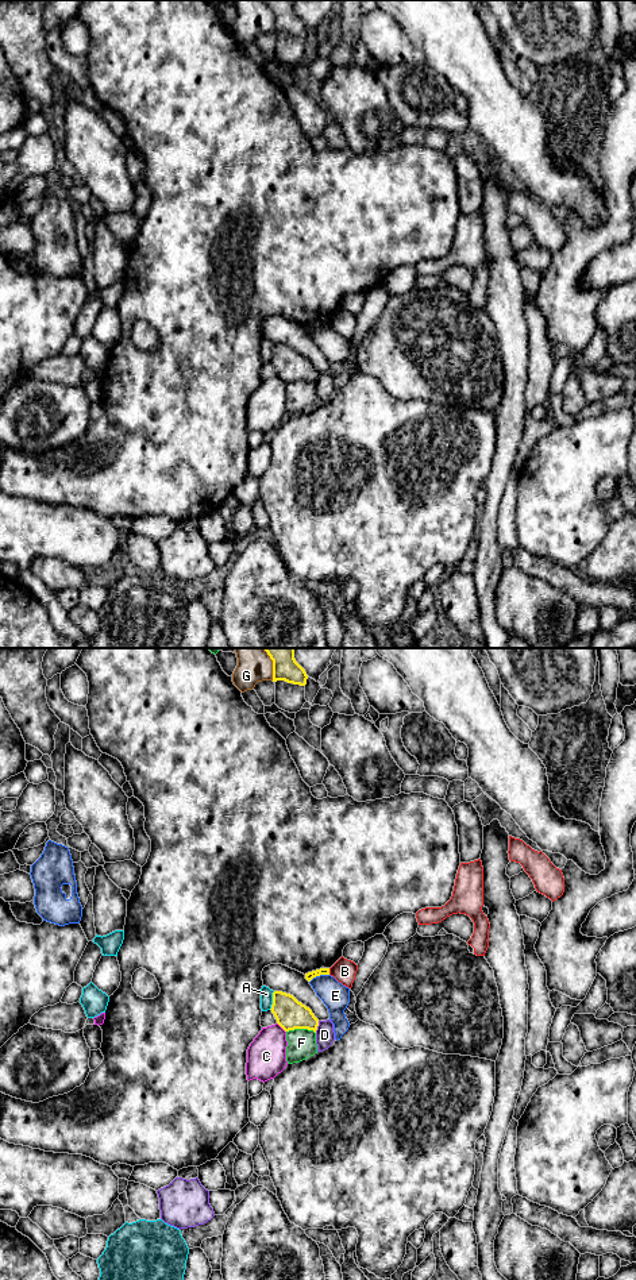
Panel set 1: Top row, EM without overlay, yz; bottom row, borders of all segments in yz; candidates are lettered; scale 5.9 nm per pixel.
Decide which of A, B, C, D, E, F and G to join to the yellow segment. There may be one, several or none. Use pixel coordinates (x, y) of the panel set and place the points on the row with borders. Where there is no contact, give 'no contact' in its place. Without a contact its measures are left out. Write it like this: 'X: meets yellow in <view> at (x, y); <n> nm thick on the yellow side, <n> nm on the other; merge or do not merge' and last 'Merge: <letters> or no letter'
A: meets yellow in yz at (273, 1001); 180 nm thick on the yellow side, 80 nm on the other; do not merge
B: meets yellow in yz at (328, 971); 50 nm thick on the yellow side, 140 nm on the other; do not merge
C: meets yellow in yz at (281, 1026); 180 nm thick on the yellow side, 240 nm on the other; do not merge
D: meets yellow in yz at (318, 1025); 180 nm thick on the yellow side, 110 nm on the other; do not merge
E: meets yellow in yz at (319, 975); 50 nm thick on the yellow side, 160 nm on the other; do not merge
F: meets yellow in yz at (301, 1028); 180 nm thick on the yellow side, 180 nm on the other; do not merge
G: meets yellow in yz at (273, 664); 160 nm thick on the yellow side, 200 nm on the other; do not merge
Merge: no letter

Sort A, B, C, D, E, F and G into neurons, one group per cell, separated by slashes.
A / B G / C / D / E / F

